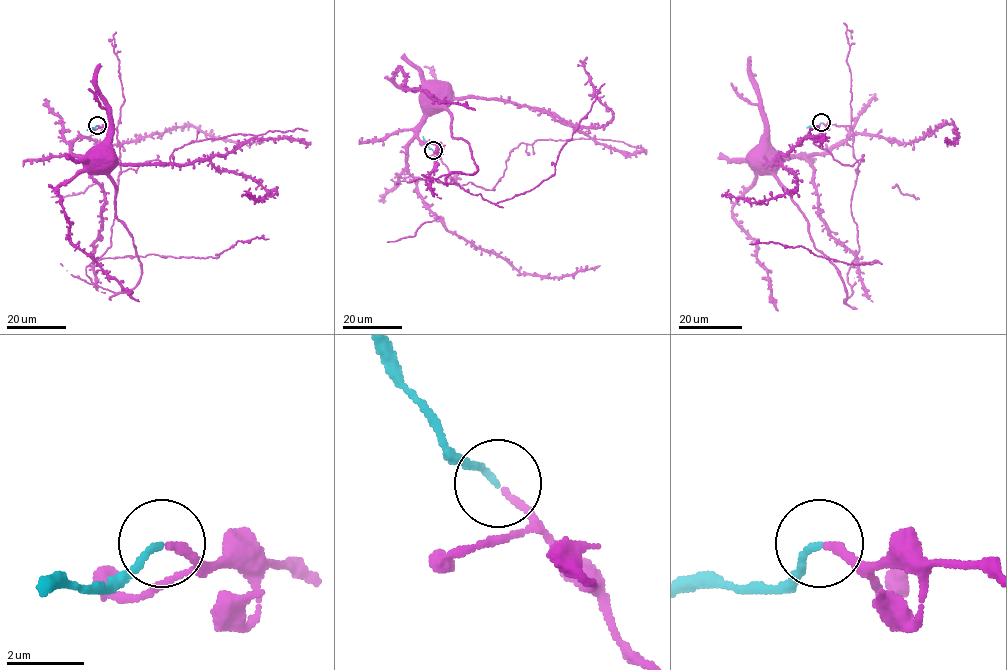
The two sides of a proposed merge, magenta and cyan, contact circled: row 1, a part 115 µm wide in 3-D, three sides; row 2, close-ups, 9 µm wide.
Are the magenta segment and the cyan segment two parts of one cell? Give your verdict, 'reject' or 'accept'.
accept

